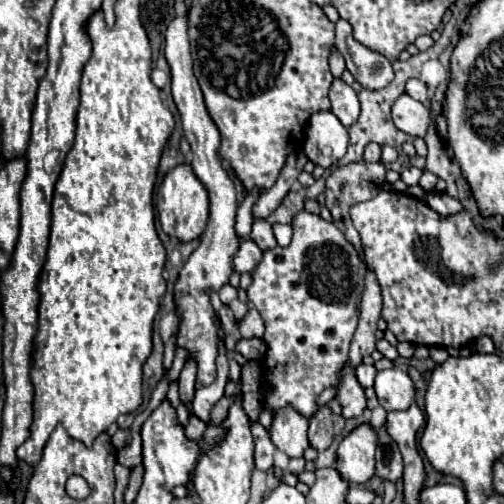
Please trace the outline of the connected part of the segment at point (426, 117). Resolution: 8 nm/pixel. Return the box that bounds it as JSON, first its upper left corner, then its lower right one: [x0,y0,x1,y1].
[392,95,430,137]

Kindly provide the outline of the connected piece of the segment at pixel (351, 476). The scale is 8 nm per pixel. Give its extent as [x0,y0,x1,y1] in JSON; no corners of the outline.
[338,423,378,483]

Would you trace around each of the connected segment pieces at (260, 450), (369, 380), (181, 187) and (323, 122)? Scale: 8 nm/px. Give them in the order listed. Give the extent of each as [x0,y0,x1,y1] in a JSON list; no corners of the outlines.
[[252,421,276,471],[356,363,376,387],[156,163,208,241],[304,111,348,169]]

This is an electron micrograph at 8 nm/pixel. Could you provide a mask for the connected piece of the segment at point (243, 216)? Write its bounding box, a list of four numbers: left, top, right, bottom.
[234,191,258,237]

